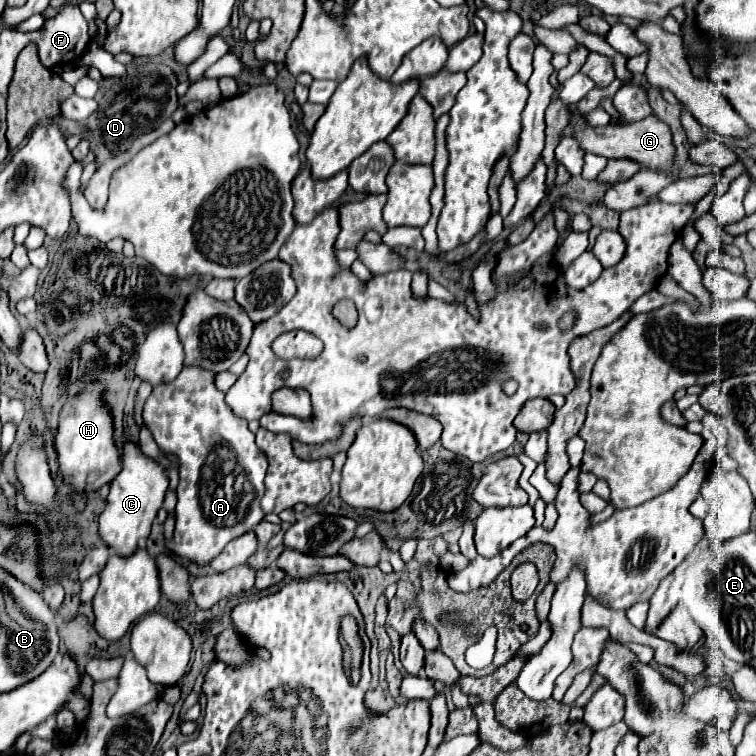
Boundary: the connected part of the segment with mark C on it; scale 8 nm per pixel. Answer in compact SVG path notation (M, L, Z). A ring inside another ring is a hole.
M126 441L122 447L122 471L110 483L110 493L106 499L106 509L98 521L98 533L102 541L118 555L132 555L148 535L158 509L162 507L168 489L168 471L156 463L152 457L144 455L138 443Z

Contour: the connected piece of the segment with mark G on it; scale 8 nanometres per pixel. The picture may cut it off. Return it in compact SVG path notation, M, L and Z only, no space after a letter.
M570 115L570 123L572 123L572 127L576 127L574 137L584 151L604 155L608 159L620 159L620 157L636 159L640 165L656 169L656 167L666 167L674 157L670 127L666 123L662 123L660 119L656 119L654 115L650 115L642 121L630 123L630 125L610 125L608 123L604 127L592 127L586 123L586 119Z

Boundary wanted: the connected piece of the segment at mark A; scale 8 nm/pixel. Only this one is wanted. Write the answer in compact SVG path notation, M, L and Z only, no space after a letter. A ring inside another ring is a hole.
M184 367L172 383L160 383L152 389L144 403L144 423L154 435L156 443L180 459L180 485L176 505L176 531L174 539L166 541L174 555L188 557L198 565L212 561L232 539L252 531L264 517L260 509L260 497L264 493L266 477L266 455L256 447L254 433L248 429L248 421L236 417L232 407L226 403L226 393L214 383L216 373L204 371L202 367Z

